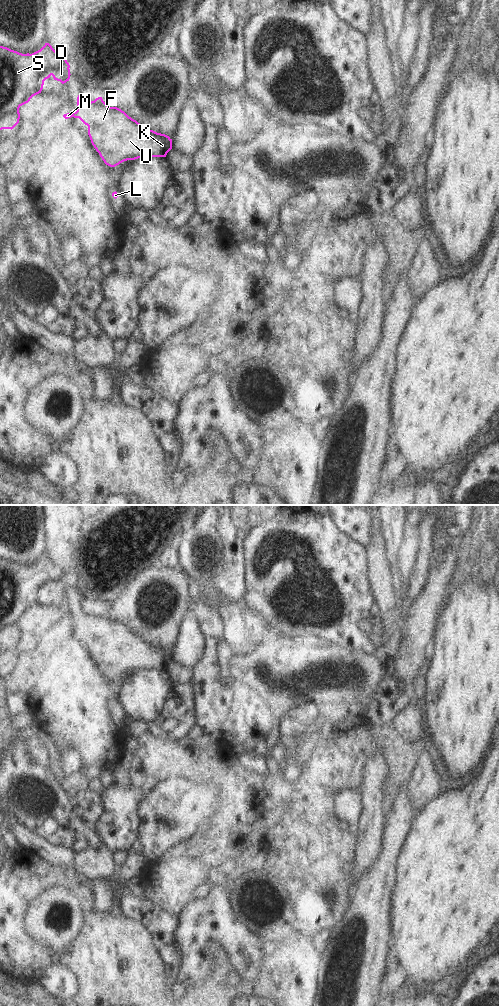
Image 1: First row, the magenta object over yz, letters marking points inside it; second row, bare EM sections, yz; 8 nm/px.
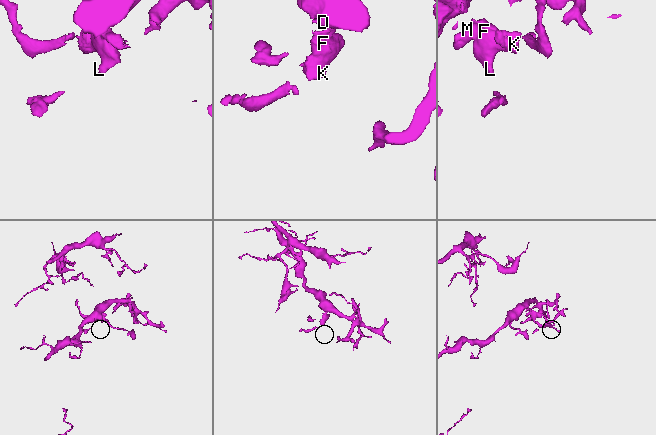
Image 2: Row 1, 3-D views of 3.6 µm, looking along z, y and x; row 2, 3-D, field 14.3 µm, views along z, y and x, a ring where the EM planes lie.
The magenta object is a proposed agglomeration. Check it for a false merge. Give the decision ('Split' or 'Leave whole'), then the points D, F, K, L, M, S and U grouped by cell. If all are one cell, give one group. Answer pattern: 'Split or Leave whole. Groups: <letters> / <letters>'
Leave whole. Groups: D F K L M S U

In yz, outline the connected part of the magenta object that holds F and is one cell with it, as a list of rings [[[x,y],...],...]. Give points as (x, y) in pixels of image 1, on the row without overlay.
[[[78,607],[77,623],[63,629],[79,630],[88,638],[92,657],[110,679],[138,670],[166,669],[172,661],[169,648],[146,641],[121,621],[109,619],[102,609],[87,615]]]

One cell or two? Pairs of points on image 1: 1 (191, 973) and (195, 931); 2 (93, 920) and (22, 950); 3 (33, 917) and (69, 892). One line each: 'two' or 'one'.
1: one
2: two
3: one

